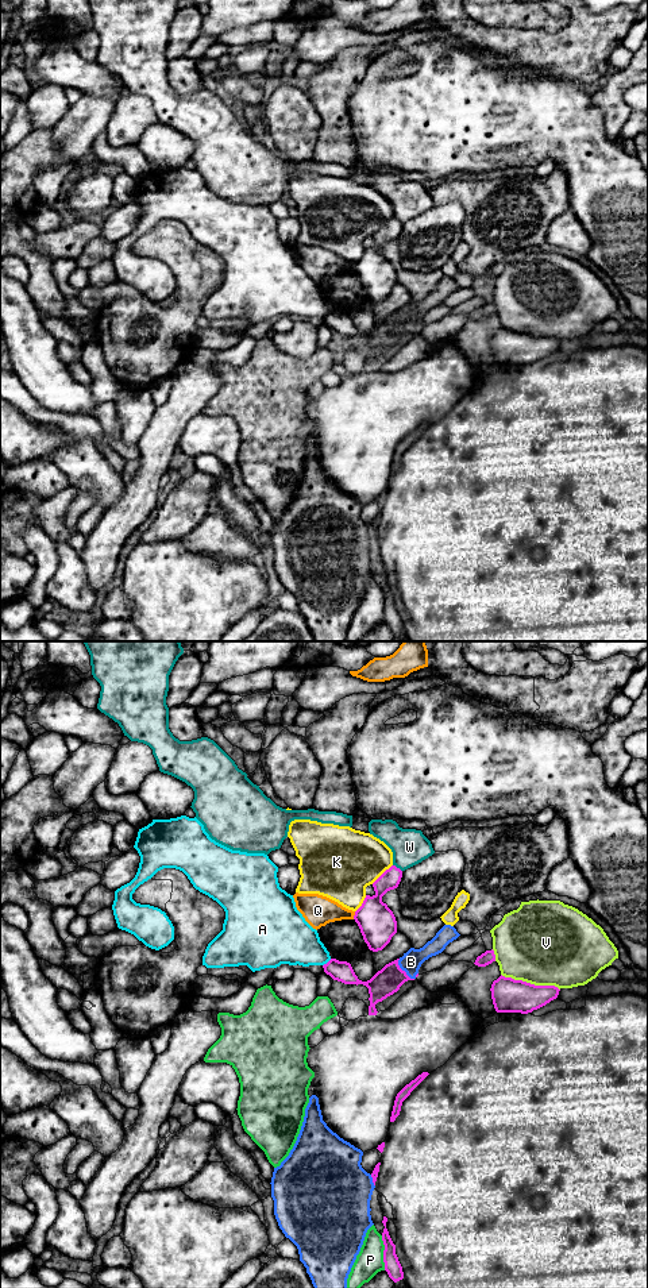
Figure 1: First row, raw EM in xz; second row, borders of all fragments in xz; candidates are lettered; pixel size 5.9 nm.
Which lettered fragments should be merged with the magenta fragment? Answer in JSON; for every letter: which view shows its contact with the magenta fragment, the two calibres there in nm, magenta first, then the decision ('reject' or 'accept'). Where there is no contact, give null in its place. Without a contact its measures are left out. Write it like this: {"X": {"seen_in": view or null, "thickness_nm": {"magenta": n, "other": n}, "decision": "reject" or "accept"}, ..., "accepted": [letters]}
{"A": {"seen_in": "xz", "thickness_nm": {"magenta": 130, "other": 280}, "decision": "reject"}, "B": {"seen_in": "xz", "thickness_nm": {"magenta": 160, "other": 120}, "decision": "reject"}, "K": {"seen_in": "xz", "thickness_nm": {"magenta": 180, "other": 400}, "decision": "reject"}, "P": {"seen_in": "xz", "thickness_nm": {"magenta": 100, "other": 160}, "decision": "reject"}, "Q": {"seen_in": "xz", "thickness_nm": {"magenta": 220, "other": 190}, "decision": "reject"}, "V": {"seen_in": "xz", "thickness_nm": {"magenta": 200, "other": 500}, "decision": "reject"}, "W": {"seen_in": "xz", "thickness_nm": {"magenta": 120, "other": 220}, "decision": "reject"}, "accepted": []}

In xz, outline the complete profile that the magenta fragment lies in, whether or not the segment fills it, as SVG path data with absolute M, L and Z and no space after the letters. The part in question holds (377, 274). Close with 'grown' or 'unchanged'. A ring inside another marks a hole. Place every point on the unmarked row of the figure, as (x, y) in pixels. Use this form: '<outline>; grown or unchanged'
M396 217L386 221L374 235L375 246L366 247L362 258L355 263L354 271L369 301L382 302L397 285L397 273L393 263L382 254L382 248L398 239L402 223Z; unchanged

